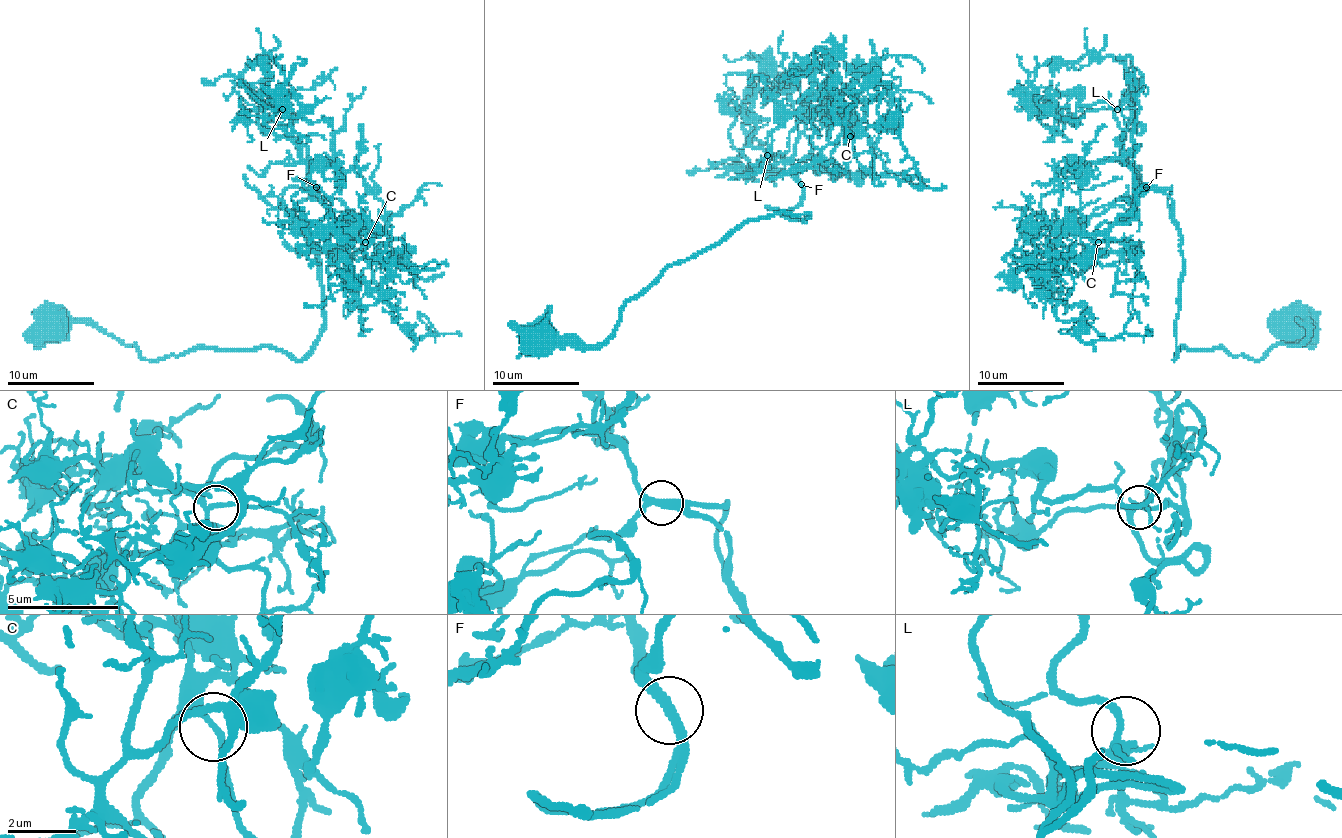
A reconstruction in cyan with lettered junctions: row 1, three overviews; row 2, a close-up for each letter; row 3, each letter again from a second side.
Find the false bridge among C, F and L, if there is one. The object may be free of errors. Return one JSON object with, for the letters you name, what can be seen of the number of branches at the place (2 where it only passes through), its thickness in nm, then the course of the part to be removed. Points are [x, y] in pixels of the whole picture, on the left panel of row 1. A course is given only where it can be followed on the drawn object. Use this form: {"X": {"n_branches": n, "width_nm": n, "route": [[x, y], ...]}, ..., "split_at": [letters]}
{"split_at": []}

